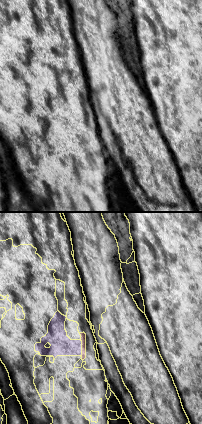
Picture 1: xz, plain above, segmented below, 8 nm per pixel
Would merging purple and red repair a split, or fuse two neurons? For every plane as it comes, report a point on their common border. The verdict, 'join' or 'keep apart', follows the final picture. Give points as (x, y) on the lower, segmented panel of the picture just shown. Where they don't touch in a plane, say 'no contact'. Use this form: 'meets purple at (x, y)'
meets purple at (81, 348)

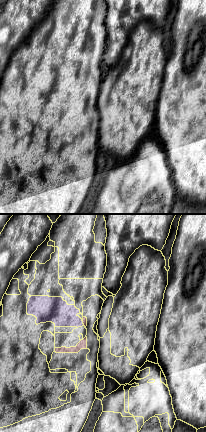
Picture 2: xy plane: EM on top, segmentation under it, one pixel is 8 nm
meets purple at (82, 322)

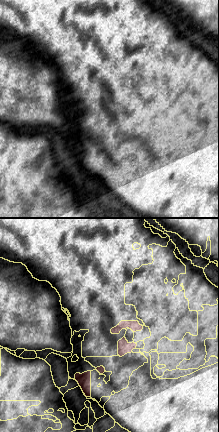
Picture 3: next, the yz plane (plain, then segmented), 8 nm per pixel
meets purple at (127, 328)

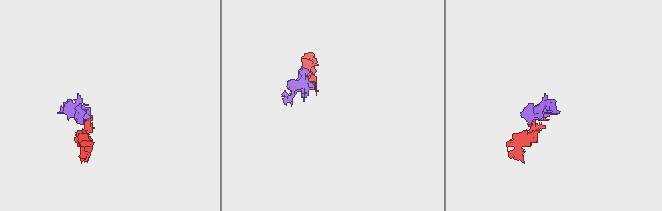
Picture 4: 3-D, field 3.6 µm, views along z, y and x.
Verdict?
join

